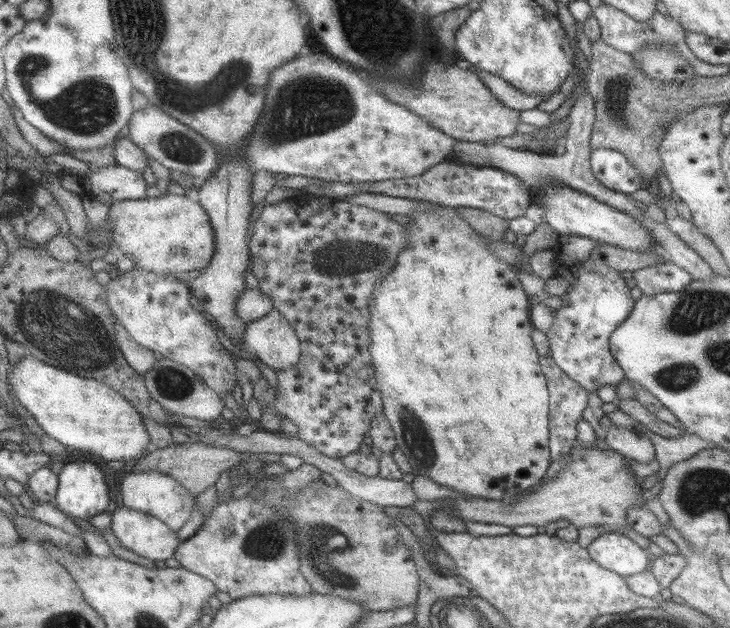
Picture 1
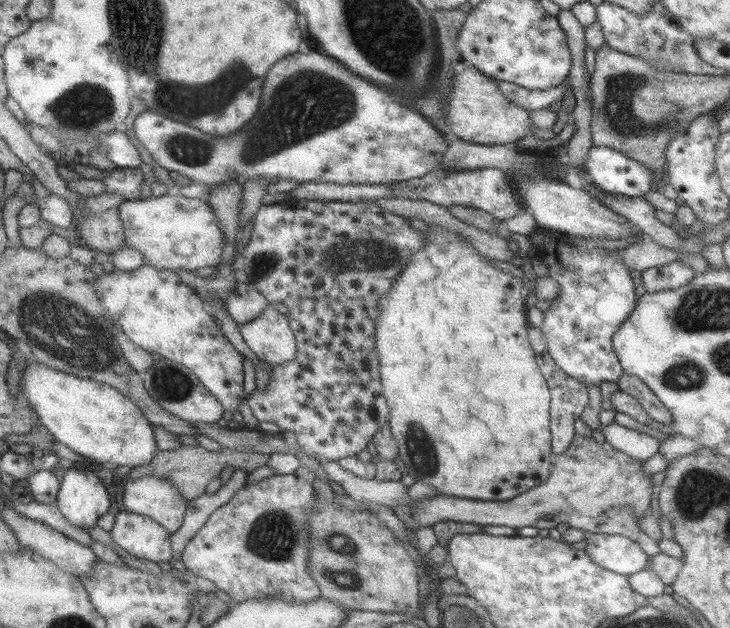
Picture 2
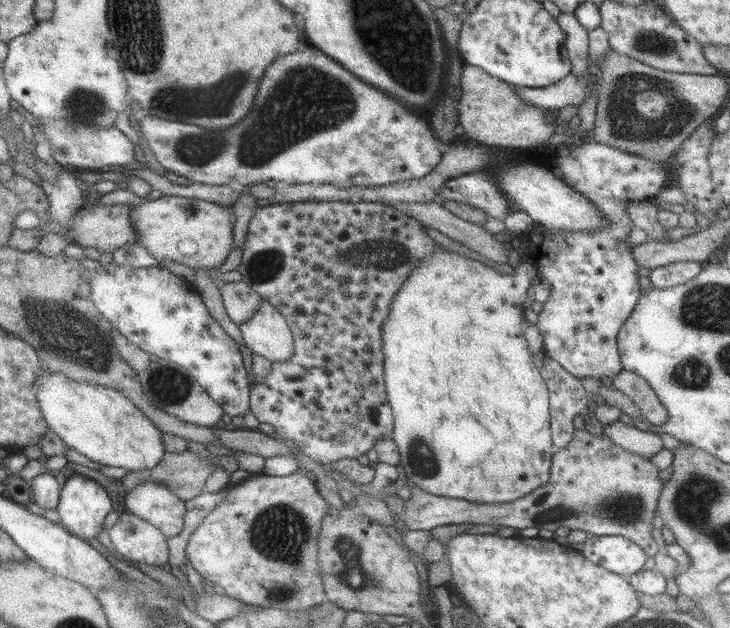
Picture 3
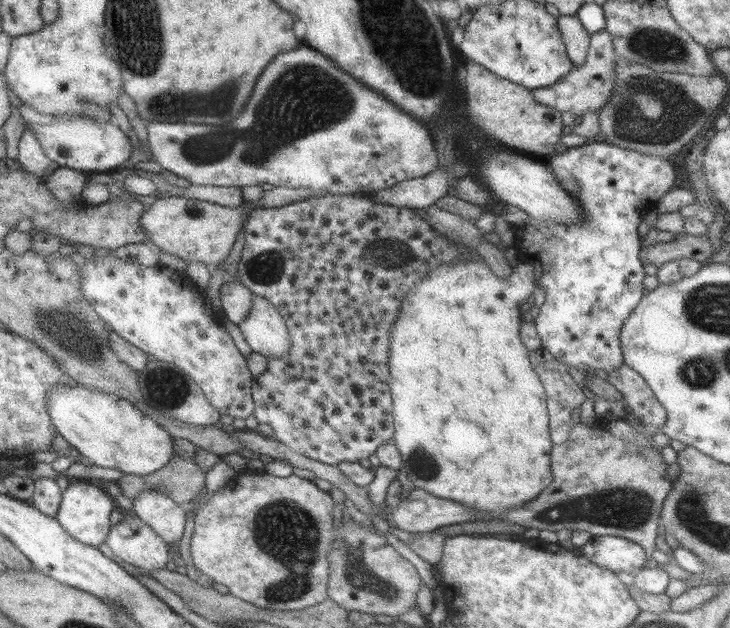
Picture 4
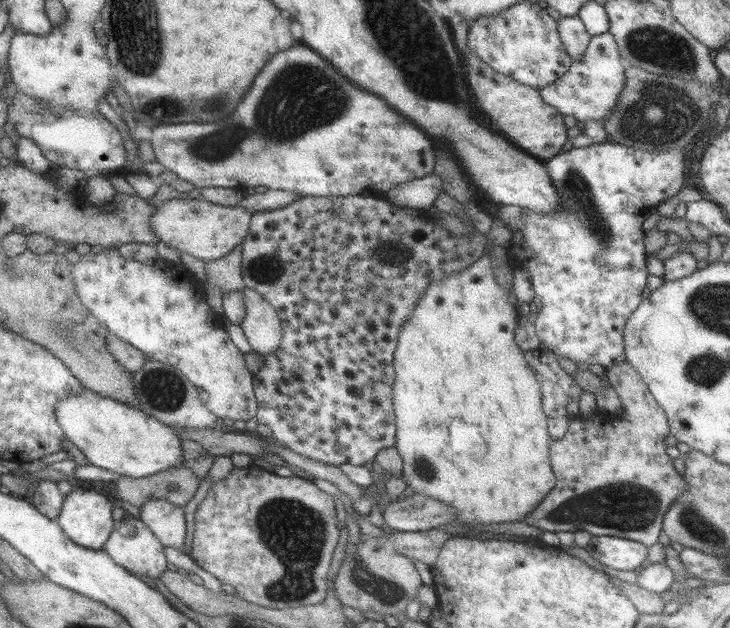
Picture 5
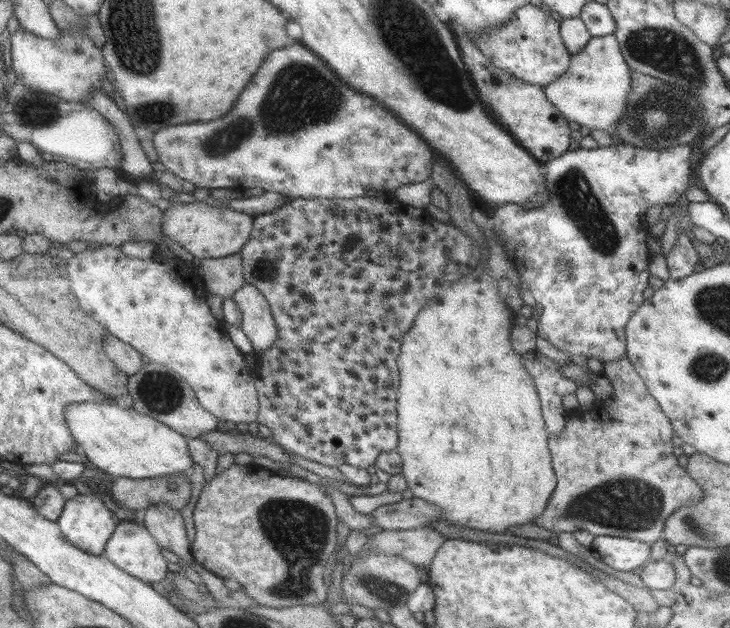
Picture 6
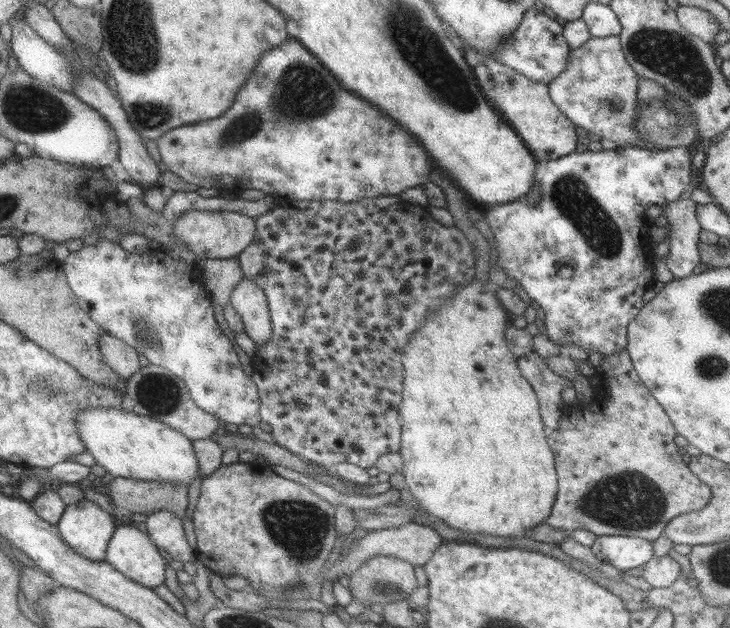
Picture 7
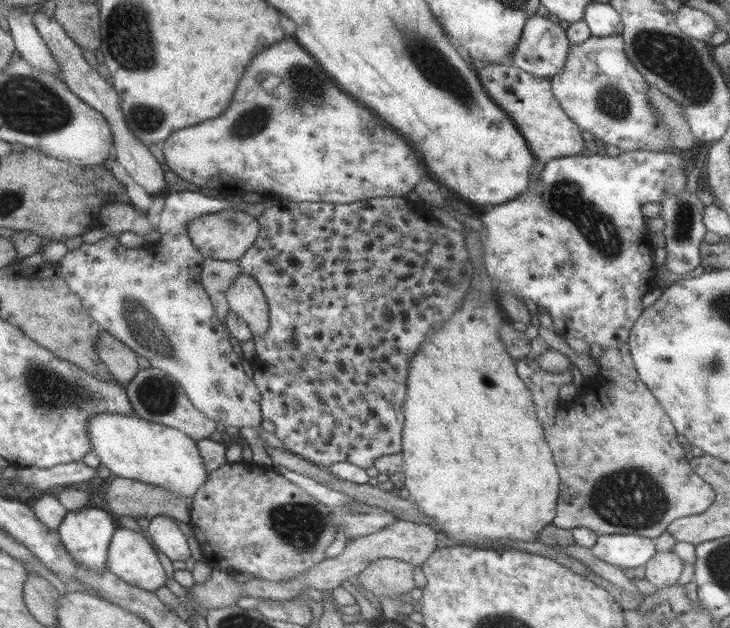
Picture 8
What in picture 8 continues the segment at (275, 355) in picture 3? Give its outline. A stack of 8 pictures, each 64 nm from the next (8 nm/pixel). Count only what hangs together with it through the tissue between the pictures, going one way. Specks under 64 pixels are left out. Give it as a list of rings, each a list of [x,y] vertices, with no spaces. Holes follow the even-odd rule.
[[[244,272],[236,275],[226,291],[226,298],[232,312],[248,324],[252,336],[262,336],[268,331],[269,304],[256,279]]]

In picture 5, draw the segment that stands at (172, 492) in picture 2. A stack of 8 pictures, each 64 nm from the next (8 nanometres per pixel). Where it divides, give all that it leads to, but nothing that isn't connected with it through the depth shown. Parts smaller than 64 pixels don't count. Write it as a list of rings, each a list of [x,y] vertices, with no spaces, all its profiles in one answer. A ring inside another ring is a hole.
[[[150,498],[140,506],[139,518],[164,546],[171,546],[183,552],[188,528],[182,507],[174,506],[168,500]]]

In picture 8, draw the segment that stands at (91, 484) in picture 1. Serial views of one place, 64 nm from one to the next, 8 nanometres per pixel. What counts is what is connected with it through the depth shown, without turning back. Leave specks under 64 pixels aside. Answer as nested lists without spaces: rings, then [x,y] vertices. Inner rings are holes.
[[[90,503],[84,508],[66,512],[64,520],[60,522],[58,528],[60,542],[64,544],[66,552],[86,570],[94,572],[104,572],[107,570],[108,550],[110,540],[116,530],[116,524],[112,520],[112,514],[106,509]]]

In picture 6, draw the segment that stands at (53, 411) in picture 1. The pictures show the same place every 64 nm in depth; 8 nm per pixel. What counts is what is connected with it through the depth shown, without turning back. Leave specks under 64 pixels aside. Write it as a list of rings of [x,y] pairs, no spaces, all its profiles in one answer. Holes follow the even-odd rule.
[[[116,401],[108,403],[75,403],[64,410],[68,429],[78,443],[79,451],[104,472],[132,479],[156,478],[170,474],[191,474],[194,461],[188,451],[187,437],[138,407],[121,408]]]

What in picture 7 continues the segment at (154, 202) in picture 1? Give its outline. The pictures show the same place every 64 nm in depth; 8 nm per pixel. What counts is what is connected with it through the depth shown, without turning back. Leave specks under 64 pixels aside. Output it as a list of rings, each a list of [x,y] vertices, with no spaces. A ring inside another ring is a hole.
[[[188,210],[171,227],[171,234],[176,235],[188,245],[200,259],[226,259],[238,257],[256,234],[256,221],[239,212],[216,210]]]

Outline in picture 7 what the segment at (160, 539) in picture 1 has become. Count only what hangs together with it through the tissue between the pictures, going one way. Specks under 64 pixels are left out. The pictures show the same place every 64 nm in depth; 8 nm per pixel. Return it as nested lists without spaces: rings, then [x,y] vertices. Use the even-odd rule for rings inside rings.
[[[122,524],[116,528],[108,543],[106,561],[110,562],[118,572],[128,576],[130,580],[136,580],[142,586],[155,589],[166,580],[166,562],[158,551],[148,533],[140,531],[134,524]]]

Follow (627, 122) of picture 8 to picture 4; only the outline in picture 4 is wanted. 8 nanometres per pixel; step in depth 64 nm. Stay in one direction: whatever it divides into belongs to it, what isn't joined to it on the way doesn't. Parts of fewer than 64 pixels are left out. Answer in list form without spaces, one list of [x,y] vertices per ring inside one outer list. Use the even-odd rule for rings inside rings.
[[[606,30],[594,32],[591,34],[586,63],[580,67],[572,67],[570,72],[561,78],[560,81],[552,86],[530,89],[536,102],[544,106],[550,106],[559,110],[560,113],[570,112],[576,117],[586,114],[587,112],[598,113],[600,108],[604,106],[604,102],[608,102],[612,88],[616,84],[614,79],[614,66],[619,58],[614,50],[612,35]]]

